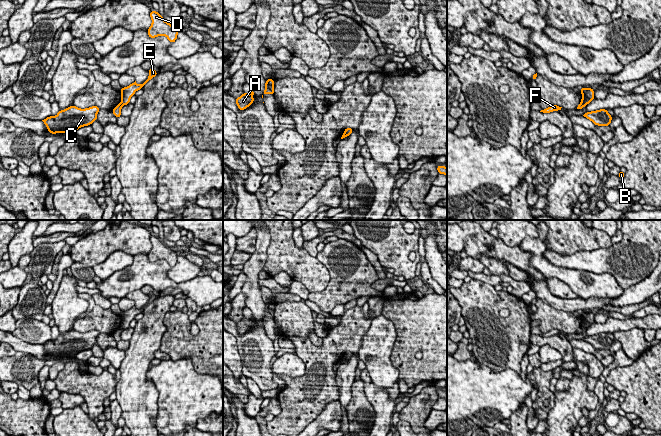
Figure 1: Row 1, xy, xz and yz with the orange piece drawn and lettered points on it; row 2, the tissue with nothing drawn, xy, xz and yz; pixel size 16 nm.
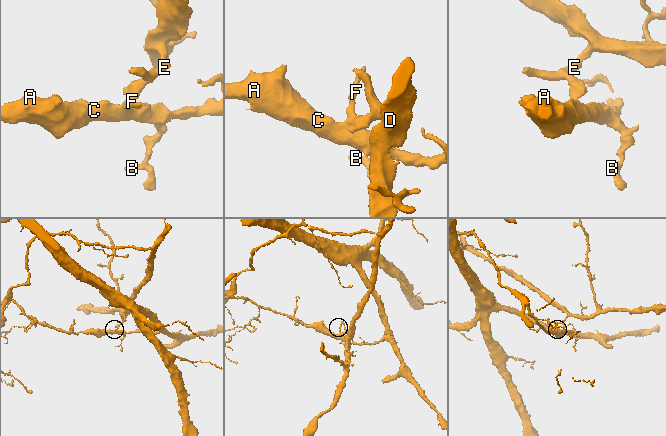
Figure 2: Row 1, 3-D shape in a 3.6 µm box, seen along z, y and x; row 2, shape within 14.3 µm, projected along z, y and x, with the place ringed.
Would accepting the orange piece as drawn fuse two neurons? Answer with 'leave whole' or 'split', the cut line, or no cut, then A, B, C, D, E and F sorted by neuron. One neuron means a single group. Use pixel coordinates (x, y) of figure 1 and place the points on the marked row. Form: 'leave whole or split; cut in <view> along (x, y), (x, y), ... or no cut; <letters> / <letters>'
split; cut in xy along (120, 103), (122, 105); A B C F / D E

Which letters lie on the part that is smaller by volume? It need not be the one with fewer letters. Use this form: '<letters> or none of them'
D, E

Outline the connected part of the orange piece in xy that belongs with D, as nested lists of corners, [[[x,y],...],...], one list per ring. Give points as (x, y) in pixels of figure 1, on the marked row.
[[[154,10],[151,11],[150,17],[152,19],[152,24],[148,29],[149,37],[155,38],[164,35],[171,43],[174,43],[177,39],[178,29],[166,22],[162,16]]]

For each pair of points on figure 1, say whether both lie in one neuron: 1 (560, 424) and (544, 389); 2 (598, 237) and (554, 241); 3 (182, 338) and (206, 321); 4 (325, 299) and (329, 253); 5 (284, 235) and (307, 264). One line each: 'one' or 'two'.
1: two
2: one
3: one
4: one
5: one

